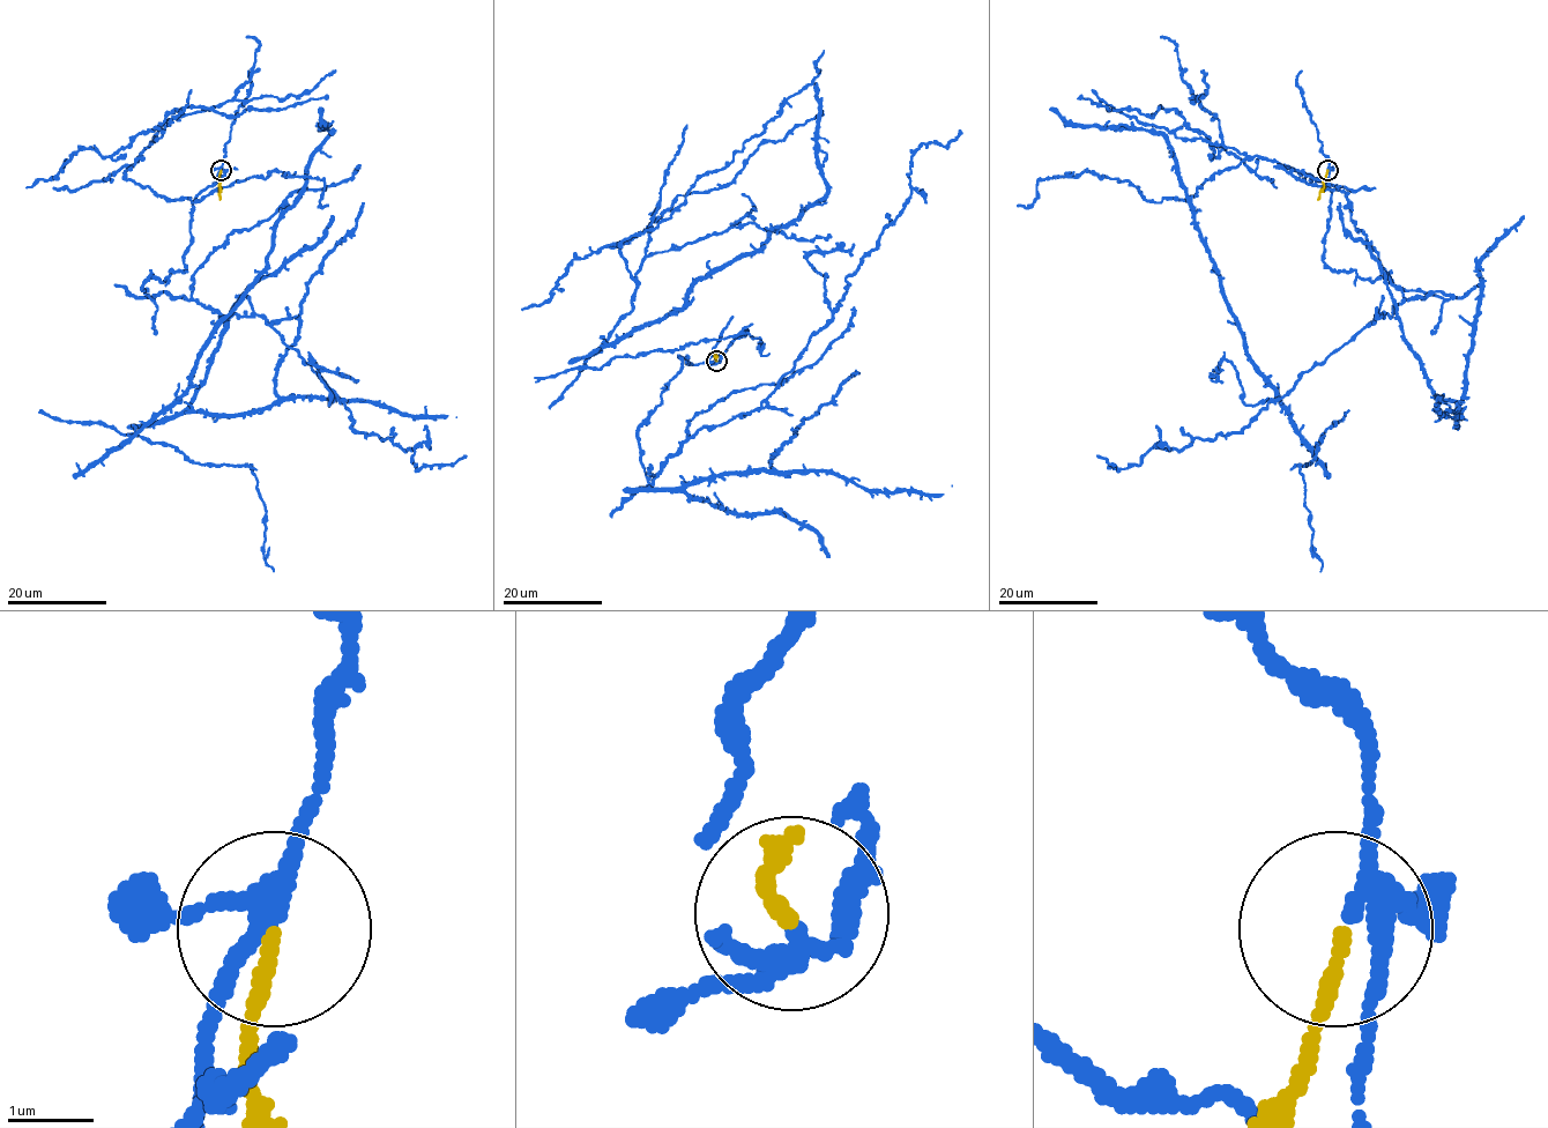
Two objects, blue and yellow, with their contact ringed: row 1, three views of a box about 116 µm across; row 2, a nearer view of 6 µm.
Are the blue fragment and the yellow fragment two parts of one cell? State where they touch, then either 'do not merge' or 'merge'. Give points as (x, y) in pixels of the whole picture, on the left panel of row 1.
(221, 170) | do not merge

